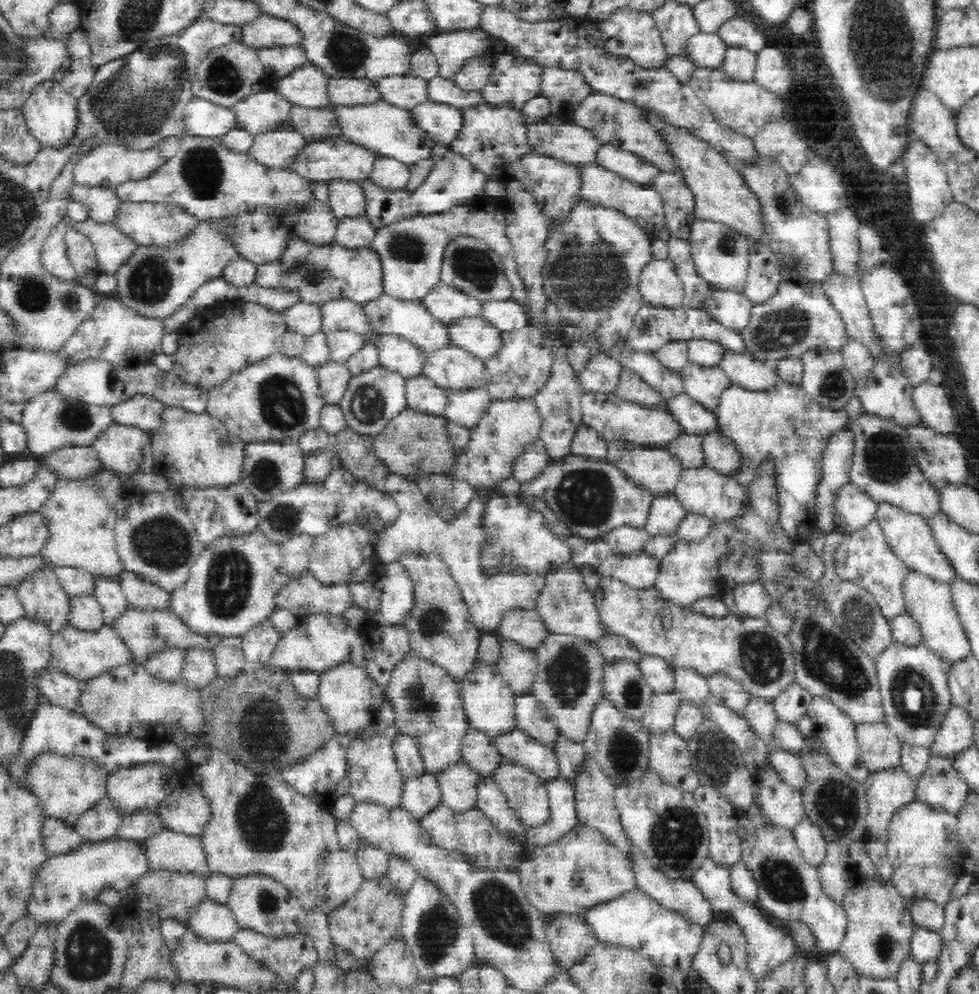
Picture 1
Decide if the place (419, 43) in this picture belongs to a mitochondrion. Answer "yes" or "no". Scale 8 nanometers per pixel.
no

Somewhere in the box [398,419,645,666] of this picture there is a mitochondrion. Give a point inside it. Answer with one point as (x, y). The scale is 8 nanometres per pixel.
(586, 496)

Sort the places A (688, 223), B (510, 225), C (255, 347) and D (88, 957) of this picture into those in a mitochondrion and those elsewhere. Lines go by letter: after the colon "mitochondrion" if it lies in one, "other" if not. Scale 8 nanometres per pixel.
A: other
B: other
C: other
D: mitochondrion

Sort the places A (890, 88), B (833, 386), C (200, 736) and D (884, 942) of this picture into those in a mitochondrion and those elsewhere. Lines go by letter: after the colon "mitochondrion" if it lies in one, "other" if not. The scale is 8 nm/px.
A: mitochondrion
B: mitochondrion
C: other
D: mitochondrion

